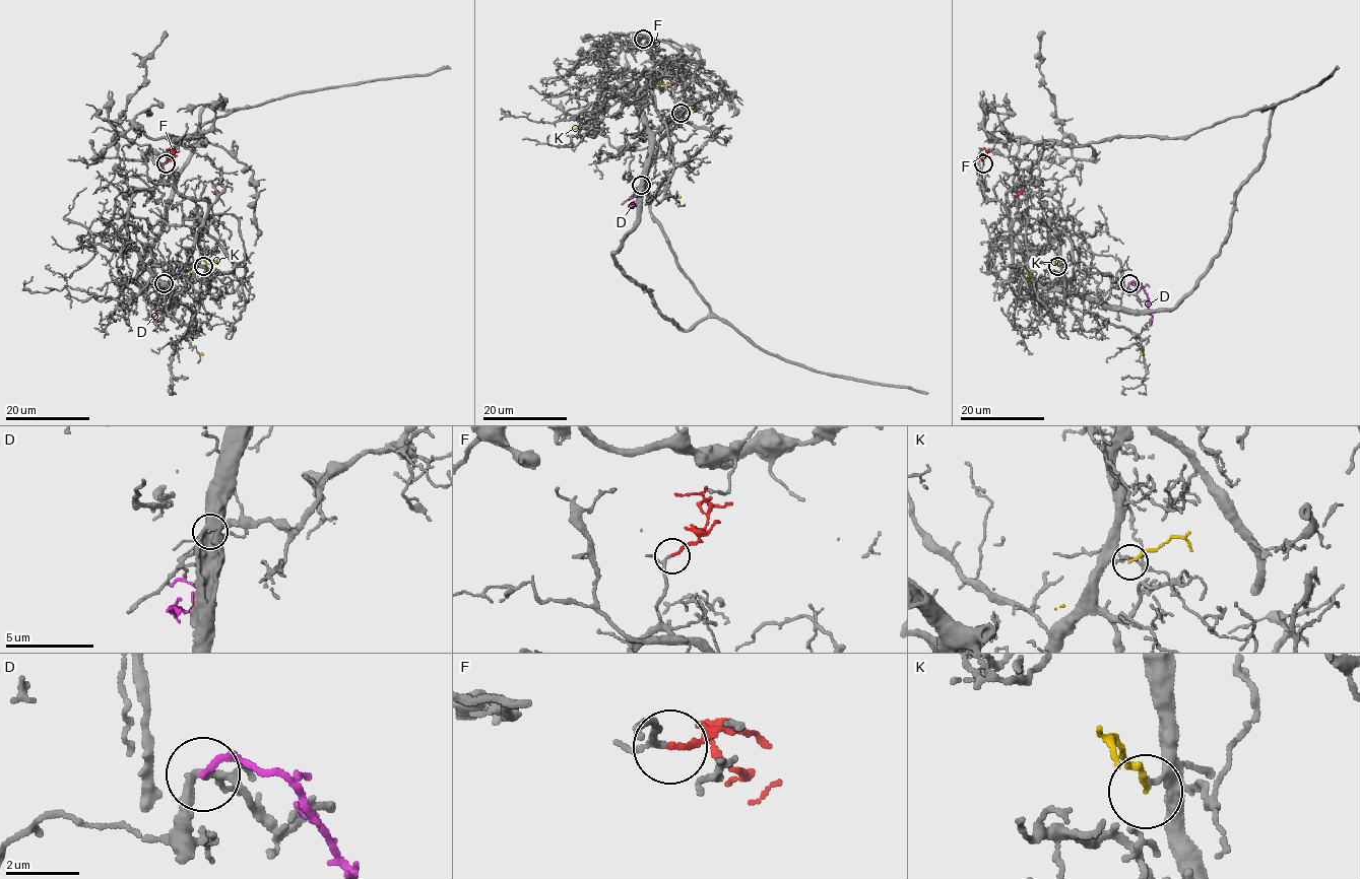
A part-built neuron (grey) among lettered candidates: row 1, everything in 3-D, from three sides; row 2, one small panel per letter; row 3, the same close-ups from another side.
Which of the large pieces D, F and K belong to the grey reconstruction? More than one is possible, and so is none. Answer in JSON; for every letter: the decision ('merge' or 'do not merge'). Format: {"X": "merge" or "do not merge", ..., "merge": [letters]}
{"D": "do not merge", "F": "do not merge", "K": "do not merge", "merge": []}

